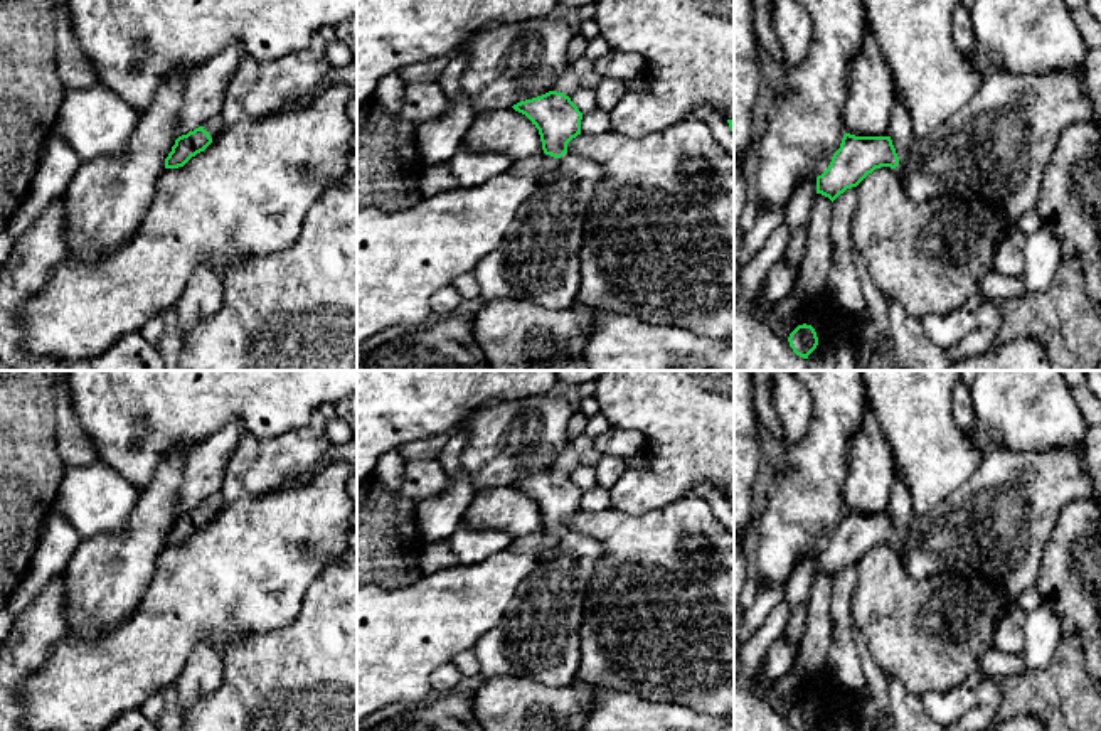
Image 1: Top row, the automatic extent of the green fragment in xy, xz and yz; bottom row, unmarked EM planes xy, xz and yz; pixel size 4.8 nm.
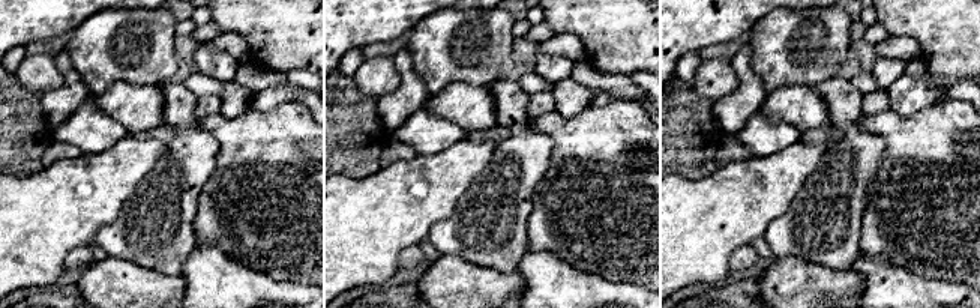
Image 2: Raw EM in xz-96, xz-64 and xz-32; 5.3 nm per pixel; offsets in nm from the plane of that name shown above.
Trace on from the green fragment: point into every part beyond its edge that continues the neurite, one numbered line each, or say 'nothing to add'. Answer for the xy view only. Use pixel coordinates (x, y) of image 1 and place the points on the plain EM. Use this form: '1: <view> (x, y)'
1: xy (214, 502)

